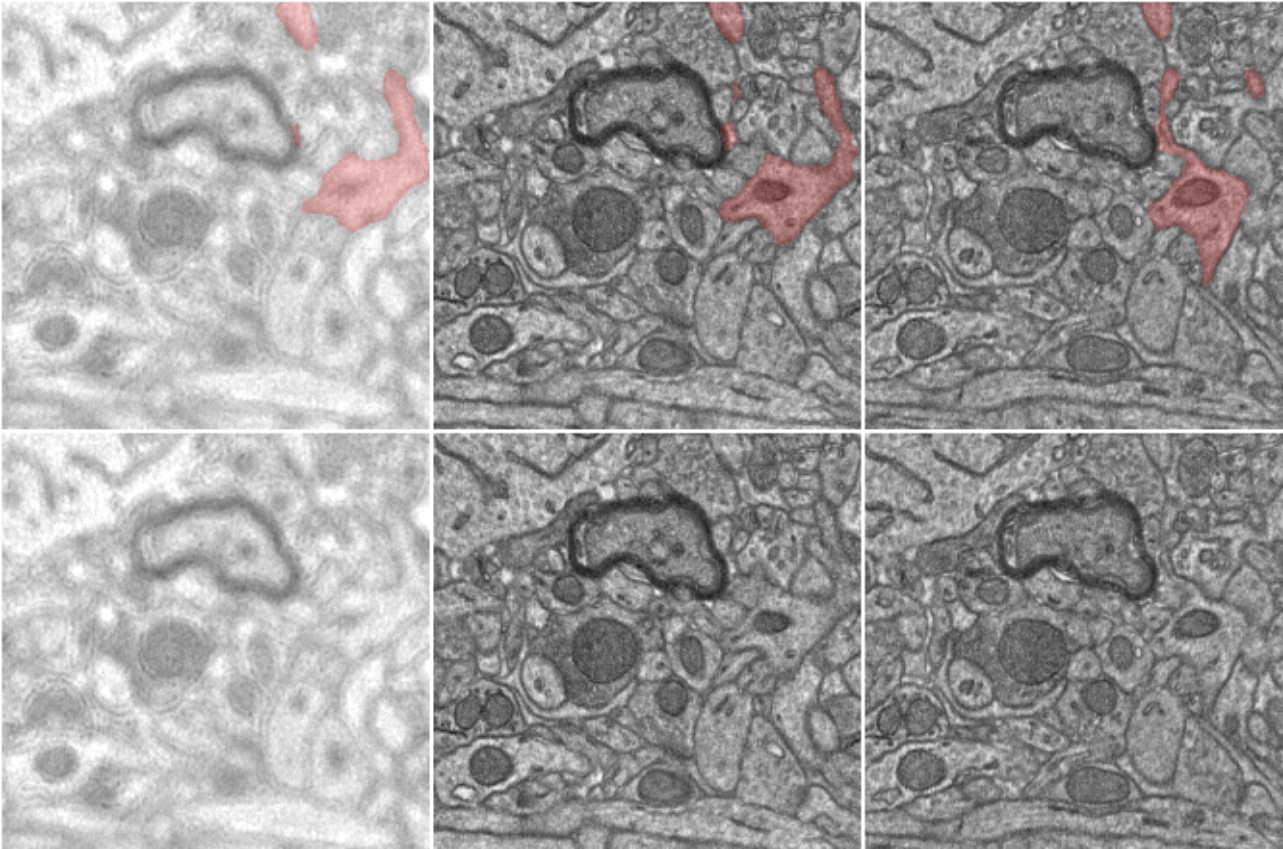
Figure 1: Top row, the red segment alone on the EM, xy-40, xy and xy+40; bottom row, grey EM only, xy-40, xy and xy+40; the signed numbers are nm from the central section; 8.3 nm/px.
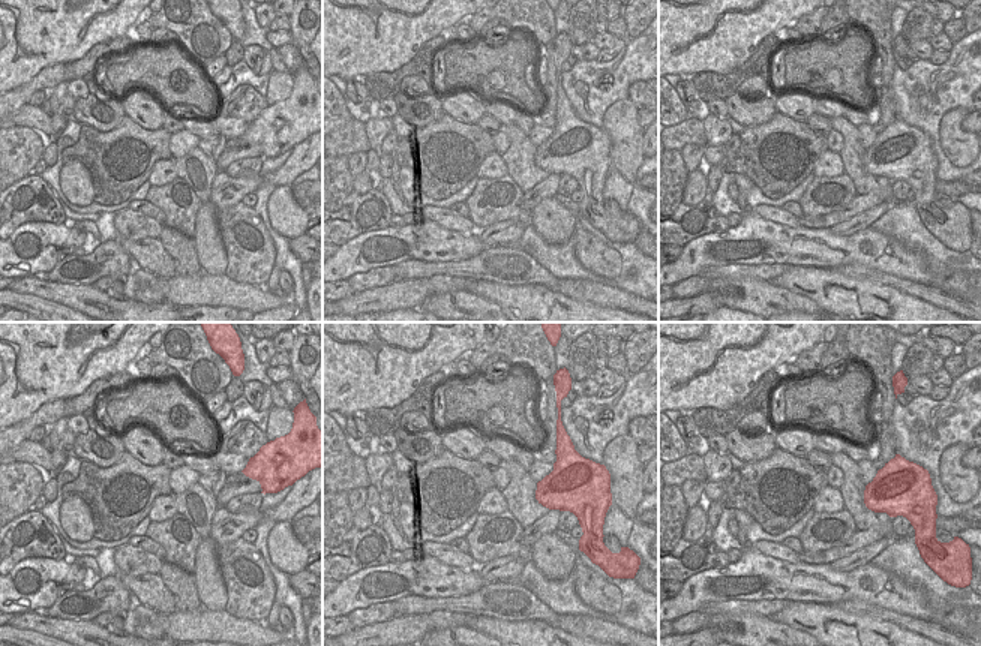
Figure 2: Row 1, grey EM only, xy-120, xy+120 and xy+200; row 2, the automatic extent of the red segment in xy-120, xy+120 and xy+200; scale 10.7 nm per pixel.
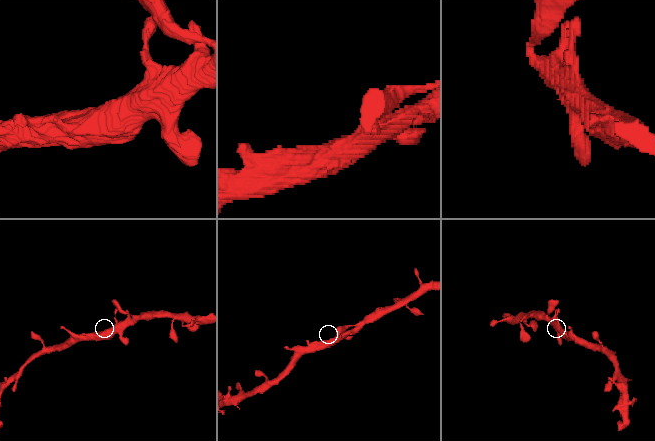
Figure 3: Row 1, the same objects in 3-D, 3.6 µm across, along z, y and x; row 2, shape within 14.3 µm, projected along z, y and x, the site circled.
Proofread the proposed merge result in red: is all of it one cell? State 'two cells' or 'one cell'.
one cell

